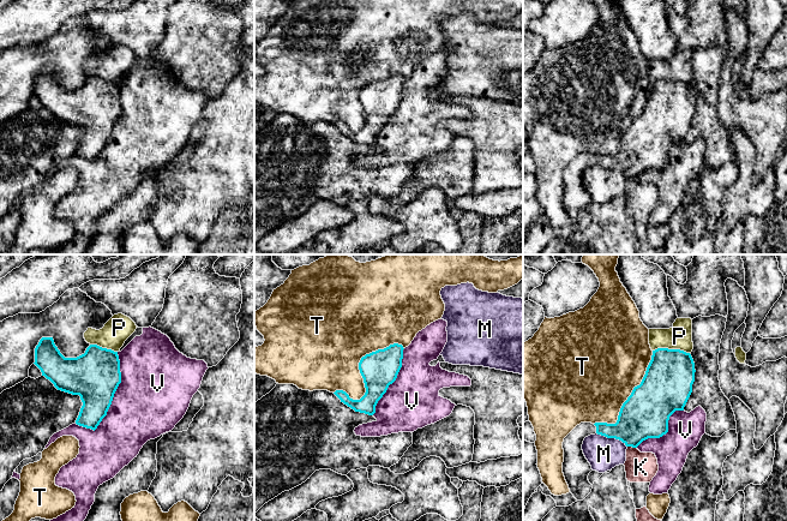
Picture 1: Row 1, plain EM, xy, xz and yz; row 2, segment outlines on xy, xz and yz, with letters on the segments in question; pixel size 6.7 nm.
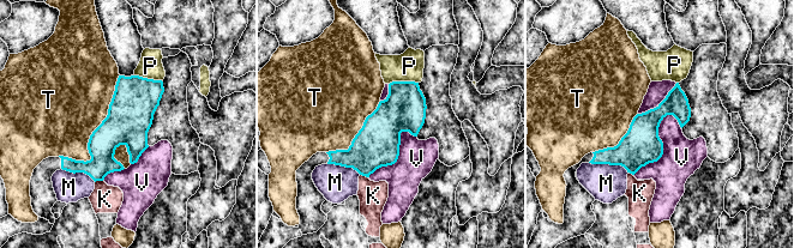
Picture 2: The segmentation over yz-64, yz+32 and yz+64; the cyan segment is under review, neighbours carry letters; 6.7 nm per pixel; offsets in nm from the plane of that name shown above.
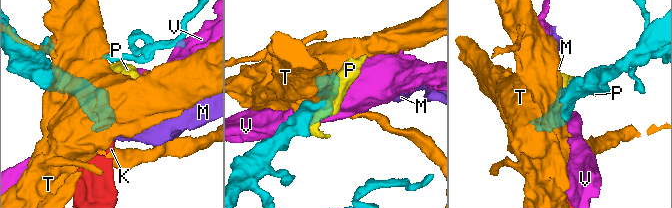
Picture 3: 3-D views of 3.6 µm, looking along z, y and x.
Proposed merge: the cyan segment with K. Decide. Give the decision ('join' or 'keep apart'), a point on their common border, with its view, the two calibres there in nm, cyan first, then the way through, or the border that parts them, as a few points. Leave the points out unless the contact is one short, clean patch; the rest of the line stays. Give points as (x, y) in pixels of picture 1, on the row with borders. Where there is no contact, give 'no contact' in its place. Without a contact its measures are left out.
keep apart | yz (632, 447) | 320/200 nm | along yz (628, 445), (636, 448)

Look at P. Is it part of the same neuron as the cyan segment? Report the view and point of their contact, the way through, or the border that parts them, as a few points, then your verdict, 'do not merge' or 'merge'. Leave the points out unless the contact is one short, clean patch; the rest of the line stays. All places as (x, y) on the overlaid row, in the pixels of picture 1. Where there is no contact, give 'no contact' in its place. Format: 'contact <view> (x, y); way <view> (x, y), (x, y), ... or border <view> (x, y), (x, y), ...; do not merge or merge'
contact yz (671, 349); do not merge

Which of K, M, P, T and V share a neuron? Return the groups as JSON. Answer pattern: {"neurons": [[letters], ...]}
{"neurons": [["K", "M"], ["P"], ["T"], ["V"]]}

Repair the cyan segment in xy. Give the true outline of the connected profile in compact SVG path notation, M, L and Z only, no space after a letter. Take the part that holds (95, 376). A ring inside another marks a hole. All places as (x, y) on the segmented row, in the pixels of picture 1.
M42 337L34 364L58 390L80 396L83 406L76 424L95 431L121 383L118 352L90 345L84 354L65 358L53 337Z

